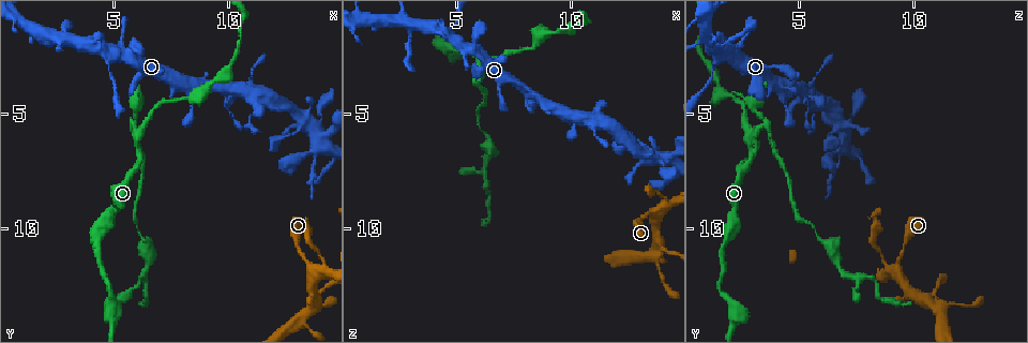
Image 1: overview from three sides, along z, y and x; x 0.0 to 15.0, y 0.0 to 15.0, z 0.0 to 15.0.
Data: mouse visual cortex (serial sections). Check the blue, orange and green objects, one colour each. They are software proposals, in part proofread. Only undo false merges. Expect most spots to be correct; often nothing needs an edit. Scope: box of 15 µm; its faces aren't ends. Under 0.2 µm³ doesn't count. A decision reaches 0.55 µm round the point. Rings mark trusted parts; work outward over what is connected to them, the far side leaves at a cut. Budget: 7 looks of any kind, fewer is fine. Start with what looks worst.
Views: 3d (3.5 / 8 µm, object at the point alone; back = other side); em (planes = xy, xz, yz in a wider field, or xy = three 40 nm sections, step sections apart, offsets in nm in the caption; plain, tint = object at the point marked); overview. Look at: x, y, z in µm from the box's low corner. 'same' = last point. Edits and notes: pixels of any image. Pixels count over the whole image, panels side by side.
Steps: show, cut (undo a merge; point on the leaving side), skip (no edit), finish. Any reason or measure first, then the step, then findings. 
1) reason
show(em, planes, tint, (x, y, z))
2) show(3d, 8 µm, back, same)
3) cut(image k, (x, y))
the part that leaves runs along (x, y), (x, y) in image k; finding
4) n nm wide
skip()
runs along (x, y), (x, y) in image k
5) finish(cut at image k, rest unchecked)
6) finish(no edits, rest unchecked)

a narrow waist
show(3d, 3.5 µm, (4.8, 3.1, 1.2))

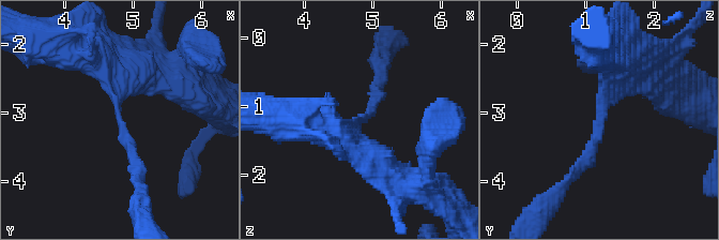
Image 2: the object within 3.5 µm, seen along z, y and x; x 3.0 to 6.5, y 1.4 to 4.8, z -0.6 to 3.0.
arms of 200, 350 nm
show(em, xy, step 5, tint, (4.75, 3.05, 1.25))

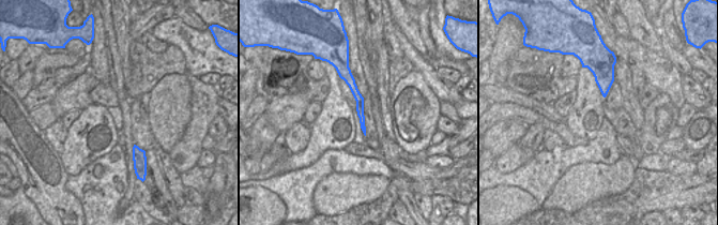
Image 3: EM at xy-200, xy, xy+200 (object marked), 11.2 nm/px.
skip()
runs along (341, 71), (360, 100), (362, 120) in image 3; continuous, no second cell

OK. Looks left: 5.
looks like a crossing
show(3d, 8 µm, (14.0, 6.0, 6.8))

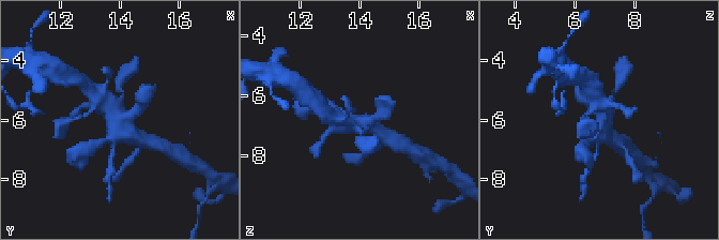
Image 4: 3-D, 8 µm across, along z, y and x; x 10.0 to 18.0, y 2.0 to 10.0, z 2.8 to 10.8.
show(em, planes, tint, (13.9, 6.1, 7.0))

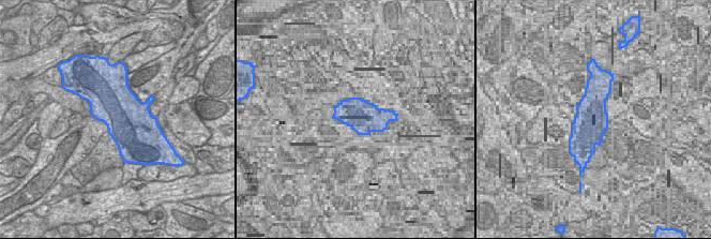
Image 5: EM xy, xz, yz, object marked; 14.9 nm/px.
skip()
runs along (97, 100), (127, 135), (139, 139) in image 4; all the same cell

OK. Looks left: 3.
three arms meet
show(3d, 3.5 µm, (13.4, 13.9, 11.2))

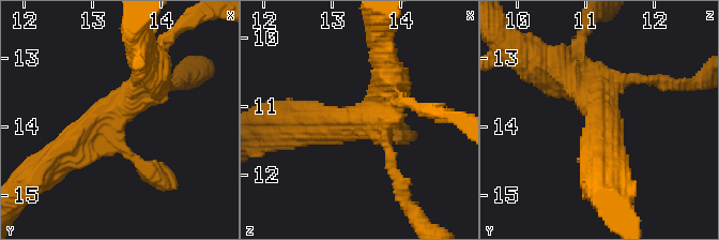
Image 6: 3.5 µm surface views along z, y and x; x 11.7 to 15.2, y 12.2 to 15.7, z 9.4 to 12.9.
show(em, xy, step 2, tint, (13.35, 13.80, 11.25))

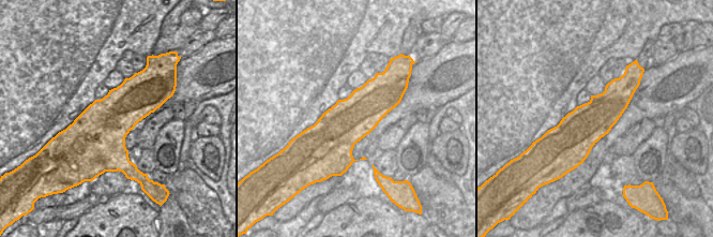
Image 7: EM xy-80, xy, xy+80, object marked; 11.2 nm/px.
skip()
runs along (153, 73), (143, 93), (58, 159) in image 6; continuous, no second cell

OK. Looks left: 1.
finish(no edits, rest unchecked)

